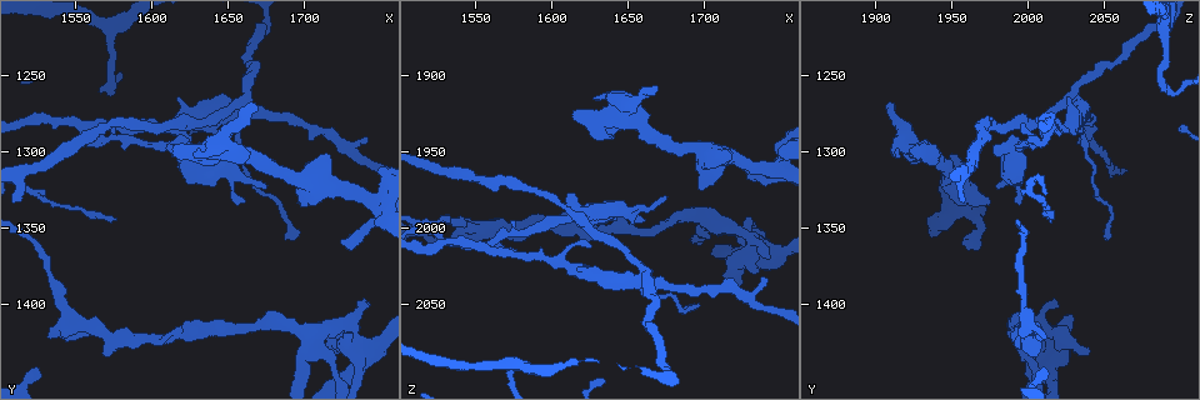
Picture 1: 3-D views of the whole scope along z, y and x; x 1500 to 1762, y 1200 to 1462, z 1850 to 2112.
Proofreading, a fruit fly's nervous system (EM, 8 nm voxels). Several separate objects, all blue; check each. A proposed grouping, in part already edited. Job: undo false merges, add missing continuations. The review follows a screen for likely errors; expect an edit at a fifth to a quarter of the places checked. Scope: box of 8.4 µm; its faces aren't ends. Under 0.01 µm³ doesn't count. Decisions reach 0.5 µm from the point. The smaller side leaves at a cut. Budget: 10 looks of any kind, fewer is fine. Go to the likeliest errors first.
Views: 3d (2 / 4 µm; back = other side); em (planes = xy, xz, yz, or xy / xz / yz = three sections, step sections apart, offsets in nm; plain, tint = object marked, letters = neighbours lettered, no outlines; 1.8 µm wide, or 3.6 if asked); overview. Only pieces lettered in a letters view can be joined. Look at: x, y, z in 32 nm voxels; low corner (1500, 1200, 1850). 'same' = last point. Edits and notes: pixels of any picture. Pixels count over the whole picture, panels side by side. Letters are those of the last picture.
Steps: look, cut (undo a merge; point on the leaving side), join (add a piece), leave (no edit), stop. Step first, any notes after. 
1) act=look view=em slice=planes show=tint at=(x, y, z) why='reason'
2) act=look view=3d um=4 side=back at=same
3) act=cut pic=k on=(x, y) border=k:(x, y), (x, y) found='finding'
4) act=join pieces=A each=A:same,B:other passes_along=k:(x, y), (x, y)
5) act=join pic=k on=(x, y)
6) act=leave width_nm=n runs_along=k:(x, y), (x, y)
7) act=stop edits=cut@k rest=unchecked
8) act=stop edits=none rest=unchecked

act=look view=em slice=planes show=letters at=(1732, 1424, 2010) why='sharp bend'

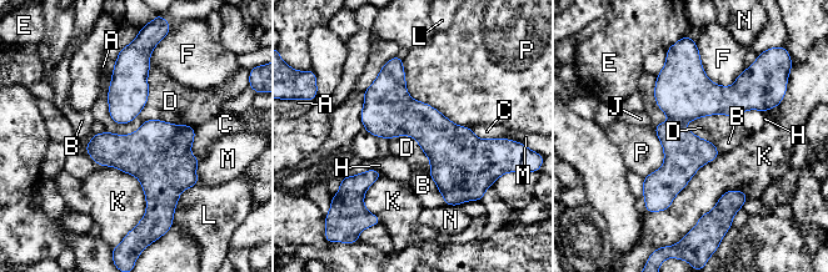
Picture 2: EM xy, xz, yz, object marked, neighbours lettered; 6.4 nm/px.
act=leave each=A:other,B:other,C:other,D:other,E:other,F:other,H:other,J:other,K:other,L:other,M:other,N:other,P:other runs_along=2:(687, 60), (664, 204) found='one neuron here'

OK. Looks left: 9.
act=look view=em slice=yz step=8 show=tint at=(1658, 1274, 2032) why='looks like a crossing'

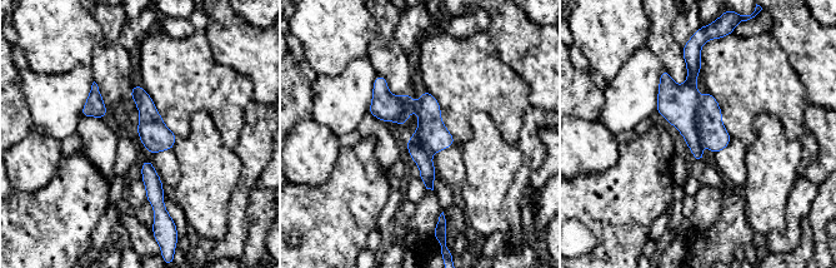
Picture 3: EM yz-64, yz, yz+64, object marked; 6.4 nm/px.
act=look view=em slice=yz step=8 show=letters at=same

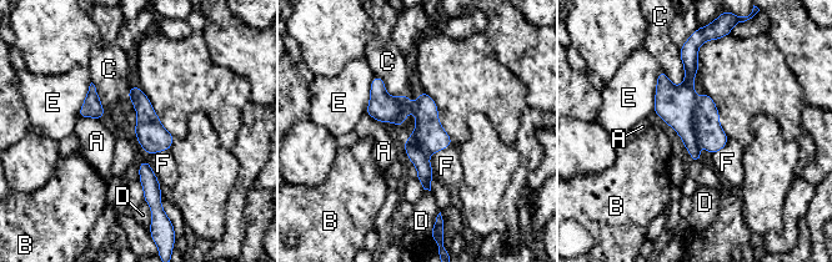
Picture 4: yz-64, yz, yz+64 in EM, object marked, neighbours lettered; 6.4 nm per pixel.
act=cut pic=4 on=(675, 105) each=A:other,B:other,C:other,D:other,E:other,F:other border=4:(696, 99), (693, 135), (698, 142) found='two neurons meet here'

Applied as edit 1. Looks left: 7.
act=look view=overview

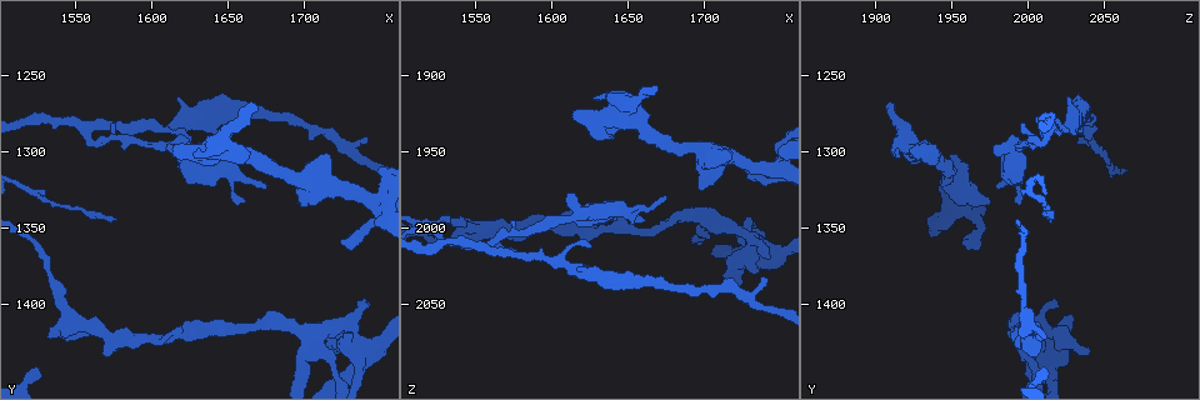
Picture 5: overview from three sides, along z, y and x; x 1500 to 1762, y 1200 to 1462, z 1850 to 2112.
act=look view=em slice=yz step=16 show=letters at=(1526, 1442, 2010) why='end of a long branch'

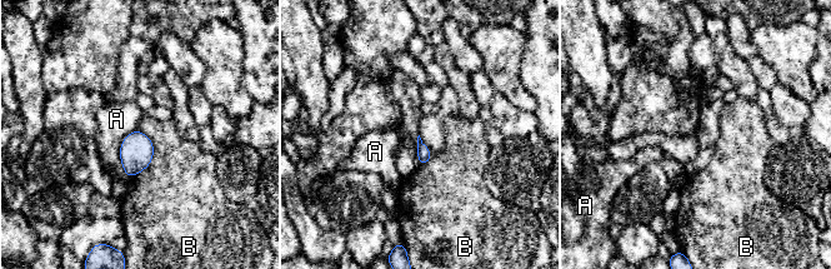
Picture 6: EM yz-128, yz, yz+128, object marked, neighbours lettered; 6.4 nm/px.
act=look view=em slice=planes show=letters at=same why='another direction'

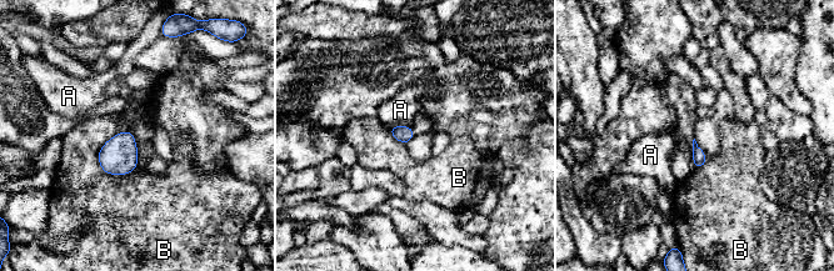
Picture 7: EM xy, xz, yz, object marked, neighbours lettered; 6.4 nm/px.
act=leave longest_contact=B:320nm each=A:other,B:other border=7:(410, 125), (393, 125), (389, 129) found='none of them fits'

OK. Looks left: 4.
act=look view=3d um=2 at=(1726, 1360, 1956) why='free end'

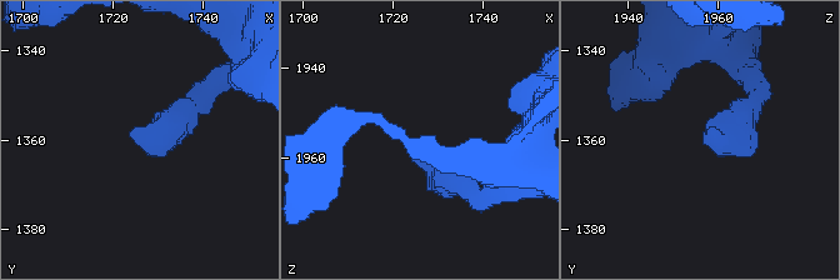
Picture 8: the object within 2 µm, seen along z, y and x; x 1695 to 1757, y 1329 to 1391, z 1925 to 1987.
act=look view=em slice=planes show=letters at=(1726, 1359, 1957) why='shape alone is not enough'

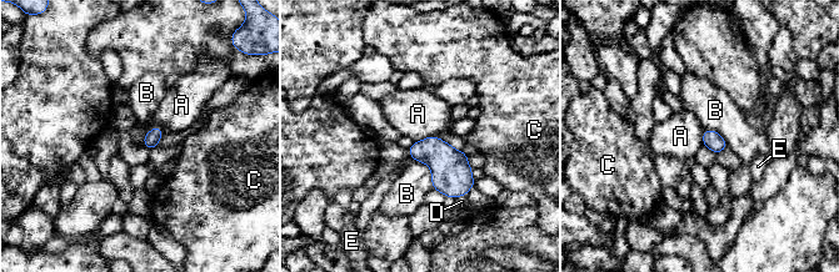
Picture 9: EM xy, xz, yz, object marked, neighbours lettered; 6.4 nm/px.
act=leave each=A:other,B:other,C:other,D:other,E:other border=9:(163, 130), (153, 127), (143, 145) found='no lettered piece goes on from it'

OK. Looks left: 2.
act=stop edits=cut@4 rest=unchecked

